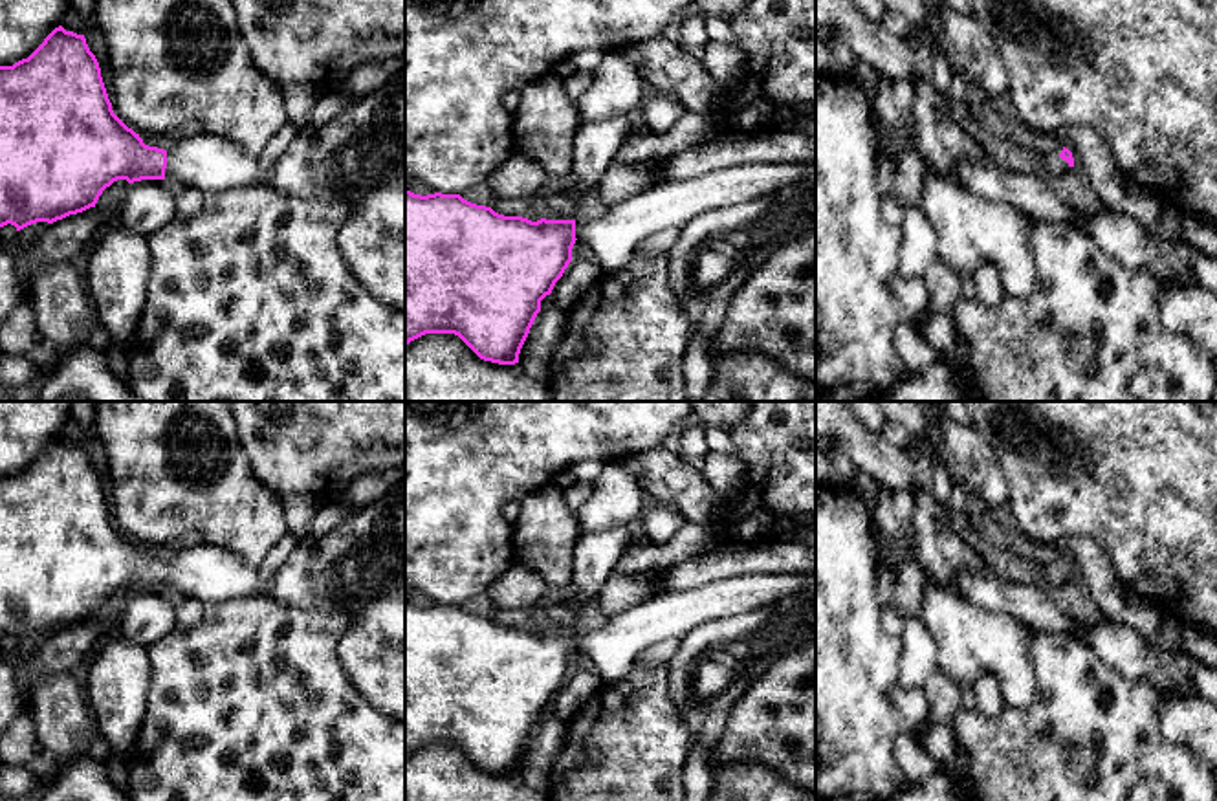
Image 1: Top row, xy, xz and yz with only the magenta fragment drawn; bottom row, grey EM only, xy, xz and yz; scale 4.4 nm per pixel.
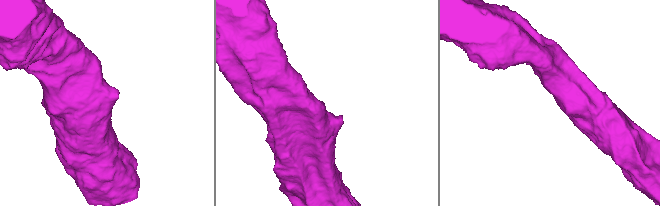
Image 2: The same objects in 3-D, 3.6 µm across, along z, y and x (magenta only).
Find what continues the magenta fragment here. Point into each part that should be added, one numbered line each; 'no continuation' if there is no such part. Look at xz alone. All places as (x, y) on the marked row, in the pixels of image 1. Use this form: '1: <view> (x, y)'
1: xz (613, 235)

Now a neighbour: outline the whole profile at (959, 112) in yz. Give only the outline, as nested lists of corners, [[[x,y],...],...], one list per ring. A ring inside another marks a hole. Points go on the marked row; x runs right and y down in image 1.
[[[940,95],[946,114],[957,123],[962,125],[966,119],[971,117],[970,104],[959,103],[953,95],[944,97]]]

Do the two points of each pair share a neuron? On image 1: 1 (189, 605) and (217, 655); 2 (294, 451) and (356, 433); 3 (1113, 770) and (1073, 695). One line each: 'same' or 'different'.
1: different
2: same
3: same

